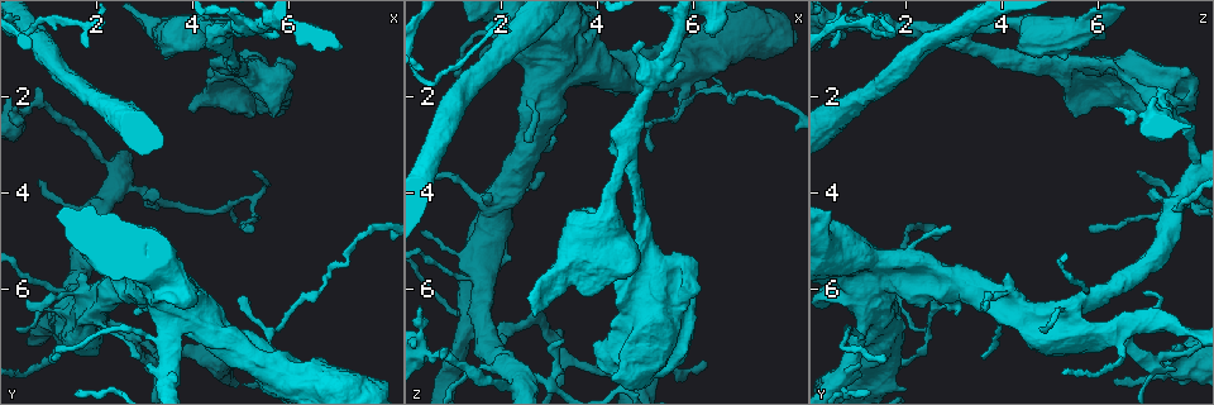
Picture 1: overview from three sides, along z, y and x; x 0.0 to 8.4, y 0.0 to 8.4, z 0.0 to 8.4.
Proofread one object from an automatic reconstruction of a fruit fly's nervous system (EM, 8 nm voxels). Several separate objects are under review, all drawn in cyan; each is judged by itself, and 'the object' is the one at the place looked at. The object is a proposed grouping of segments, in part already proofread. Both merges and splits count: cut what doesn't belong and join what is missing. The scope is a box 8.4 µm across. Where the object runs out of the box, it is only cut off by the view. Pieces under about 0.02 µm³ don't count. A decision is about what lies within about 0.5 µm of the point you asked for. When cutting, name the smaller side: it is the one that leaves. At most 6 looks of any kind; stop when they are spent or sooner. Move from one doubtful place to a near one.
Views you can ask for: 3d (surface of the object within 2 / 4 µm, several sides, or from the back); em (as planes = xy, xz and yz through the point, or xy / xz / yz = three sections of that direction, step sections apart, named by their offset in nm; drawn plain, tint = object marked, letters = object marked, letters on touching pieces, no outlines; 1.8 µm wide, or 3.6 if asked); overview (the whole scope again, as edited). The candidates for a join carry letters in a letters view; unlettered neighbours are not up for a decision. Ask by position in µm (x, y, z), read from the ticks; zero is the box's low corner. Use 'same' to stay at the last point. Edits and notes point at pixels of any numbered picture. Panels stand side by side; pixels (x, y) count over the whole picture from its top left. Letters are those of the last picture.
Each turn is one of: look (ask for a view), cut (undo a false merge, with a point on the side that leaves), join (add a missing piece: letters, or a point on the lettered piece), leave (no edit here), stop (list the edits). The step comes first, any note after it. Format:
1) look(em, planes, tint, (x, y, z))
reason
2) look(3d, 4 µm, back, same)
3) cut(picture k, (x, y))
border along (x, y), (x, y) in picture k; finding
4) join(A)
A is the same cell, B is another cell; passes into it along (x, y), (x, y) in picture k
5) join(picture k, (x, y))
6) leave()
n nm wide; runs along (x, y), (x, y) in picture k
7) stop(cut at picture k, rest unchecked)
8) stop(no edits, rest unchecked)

look(em, xy, step 16, tint, (5.80, 2.30, 5.80))

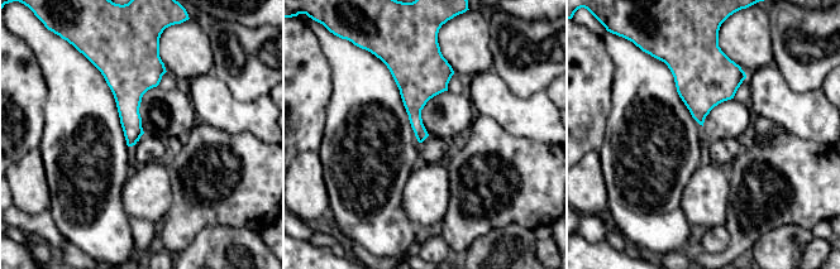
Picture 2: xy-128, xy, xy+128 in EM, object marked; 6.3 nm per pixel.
look(em, xz, step 4, letters, same)
another direction

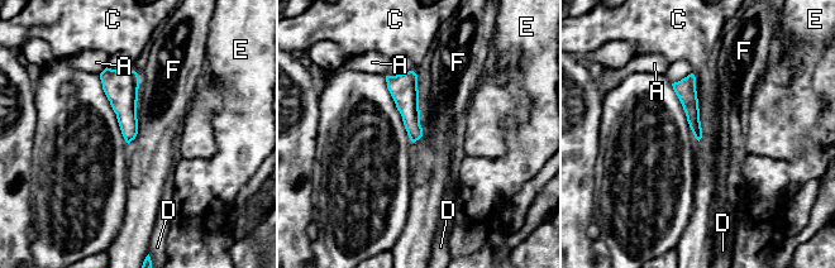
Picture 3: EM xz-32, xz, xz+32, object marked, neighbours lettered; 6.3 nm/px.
leave()
A, C, D, E and F are other cells; runs along (691, 77), (690, 105), (698, 134) in picture 3; no lettered piece goes on from it

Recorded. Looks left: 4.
look(3d, 2 µm, (3.95, 2.20, 7.15))
stops while still wide

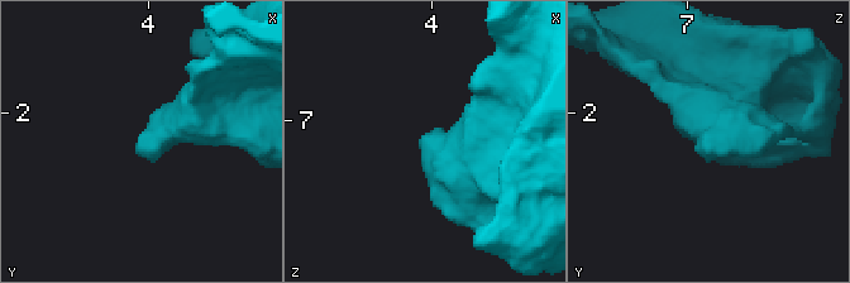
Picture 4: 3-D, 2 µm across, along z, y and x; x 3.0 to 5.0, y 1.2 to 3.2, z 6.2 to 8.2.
look(em, planes, plain, (3.90, 2.24, 7.14))

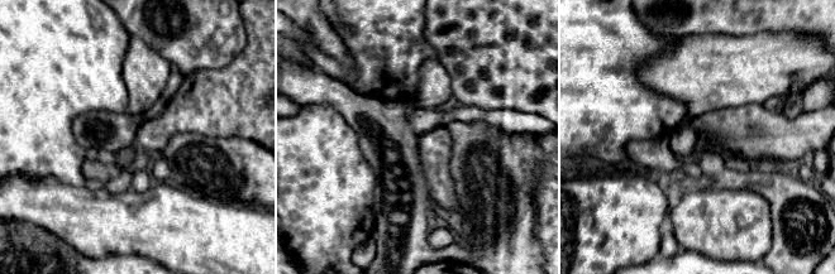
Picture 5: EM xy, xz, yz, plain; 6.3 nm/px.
look(em, planes, letters, same)
what lies round it

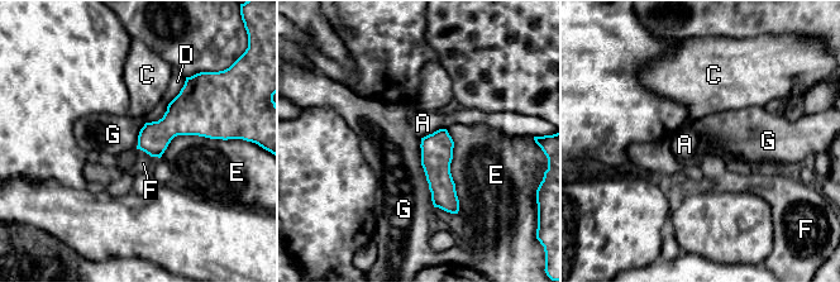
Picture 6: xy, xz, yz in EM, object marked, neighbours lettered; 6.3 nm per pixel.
leave()
A, C, D, E, F and G are other cells; border along (420, 138), (420, 165), (434, 206) in picture 6; no lettered piece goes on from it

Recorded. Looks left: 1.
stop(no edits, rest unchecked)

